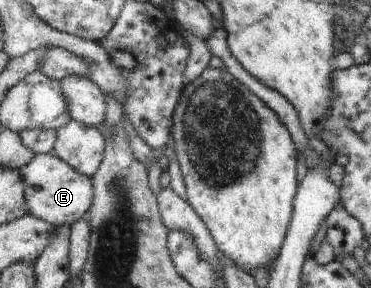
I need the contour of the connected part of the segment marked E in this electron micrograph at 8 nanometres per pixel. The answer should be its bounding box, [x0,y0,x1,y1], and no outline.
[19,153,95,227]

